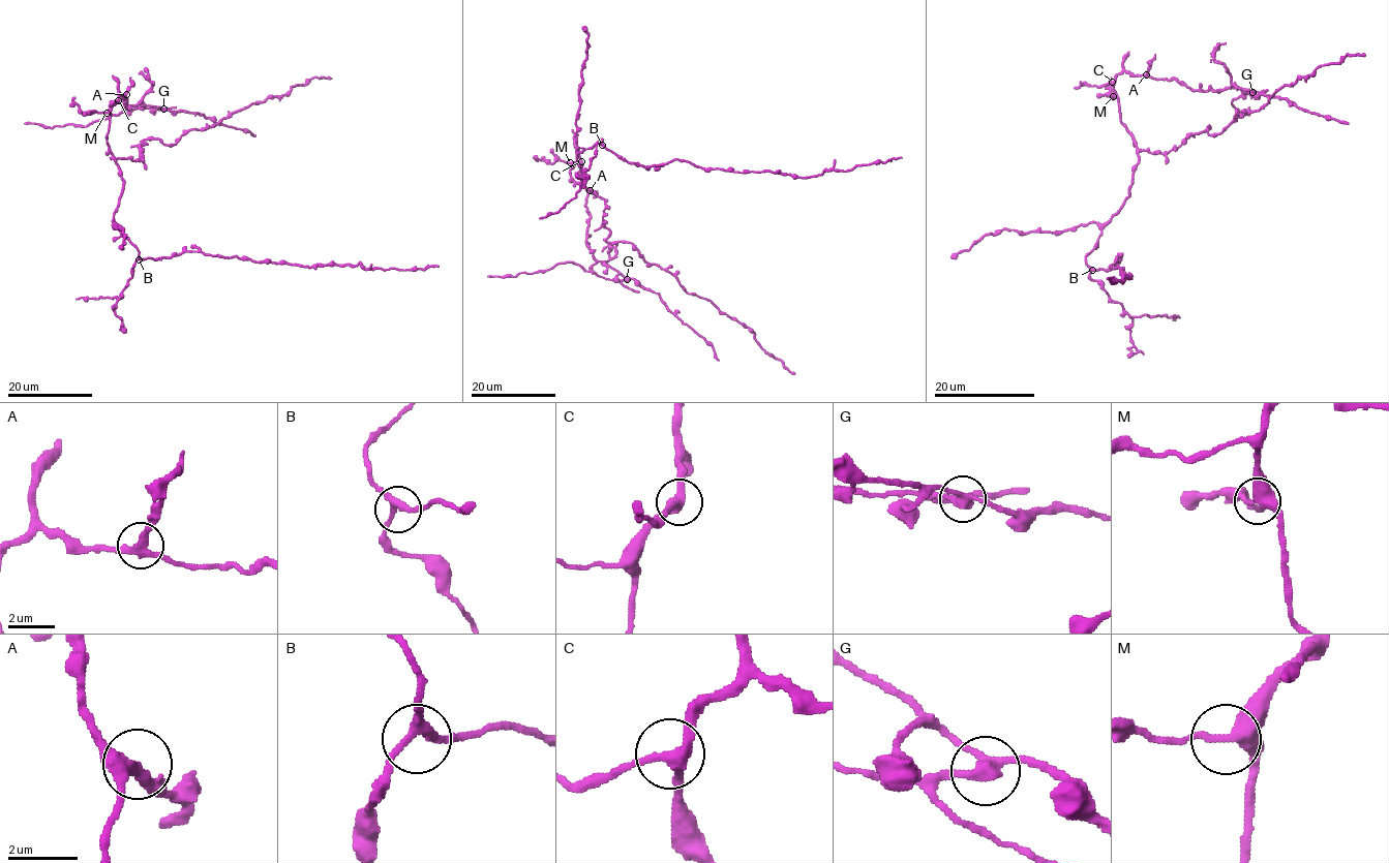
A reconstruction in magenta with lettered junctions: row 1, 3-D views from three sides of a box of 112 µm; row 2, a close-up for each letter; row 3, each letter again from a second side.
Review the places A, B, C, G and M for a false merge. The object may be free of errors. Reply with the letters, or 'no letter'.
G

